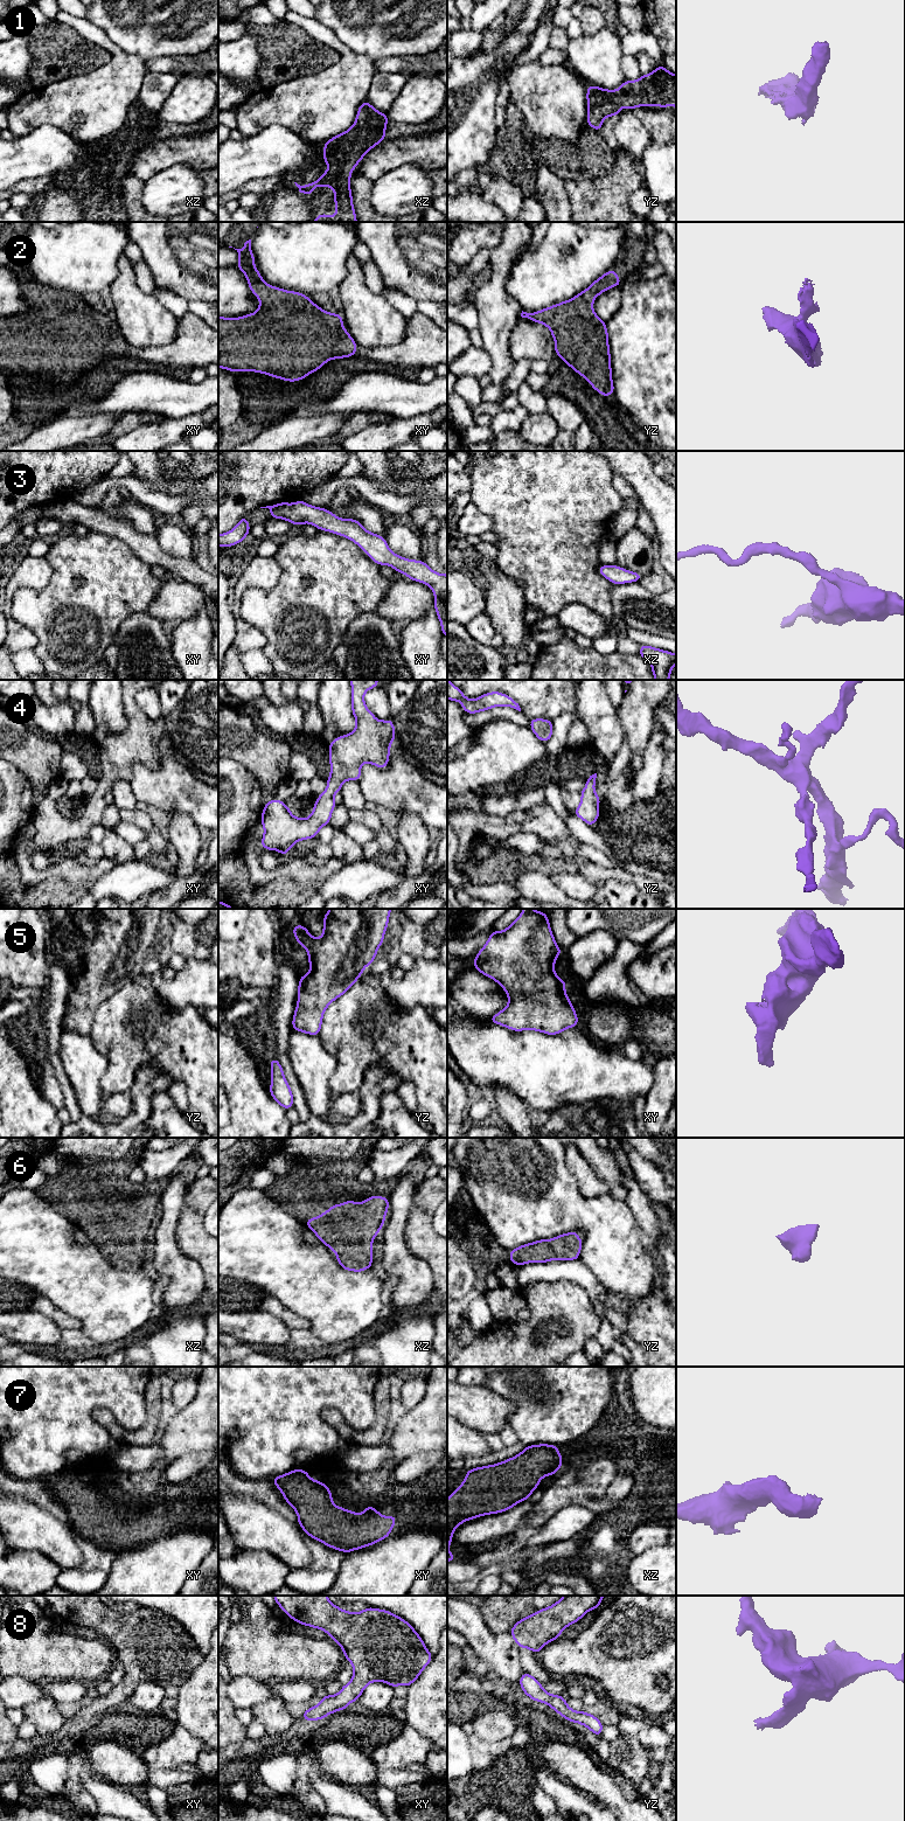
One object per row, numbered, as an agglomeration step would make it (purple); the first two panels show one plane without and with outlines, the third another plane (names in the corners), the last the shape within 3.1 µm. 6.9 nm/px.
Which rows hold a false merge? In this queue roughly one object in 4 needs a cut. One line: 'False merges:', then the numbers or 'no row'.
False merges: no row

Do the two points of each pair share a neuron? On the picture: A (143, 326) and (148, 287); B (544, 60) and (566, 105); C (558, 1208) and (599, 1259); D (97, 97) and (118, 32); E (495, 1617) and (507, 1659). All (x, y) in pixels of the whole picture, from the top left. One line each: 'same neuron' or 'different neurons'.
A: different neurons
B: different neurons
C: same neuron
D: different neurons
E: different neurons

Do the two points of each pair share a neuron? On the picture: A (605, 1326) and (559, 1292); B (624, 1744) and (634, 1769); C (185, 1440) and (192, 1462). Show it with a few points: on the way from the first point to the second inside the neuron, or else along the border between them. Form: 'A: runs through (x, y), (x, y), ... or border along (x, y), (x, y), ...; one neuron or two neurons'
A: border along (601, 1320), (599, 1331), (594, 1335); two neurons
B: runs through (624, 1750), (633, 1763); one neuron
C: border along (206, 1451), (181, 1455), (166, 1468); two neurons

